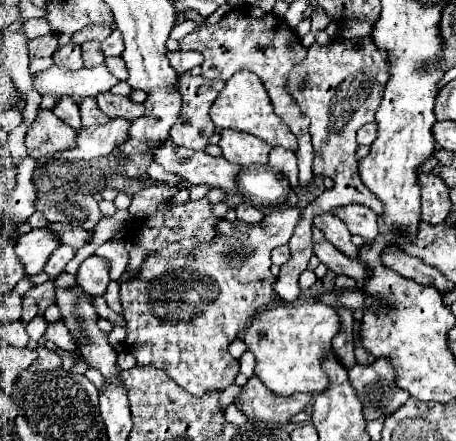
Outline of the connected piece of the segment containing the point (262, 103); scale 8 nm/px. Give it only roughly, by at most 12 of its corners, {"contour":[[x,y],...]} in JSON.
{"contour":[[237,72],[209,116],[221,130],[255,134],[297,150],[297,138],[273,112],[259,76]]}

